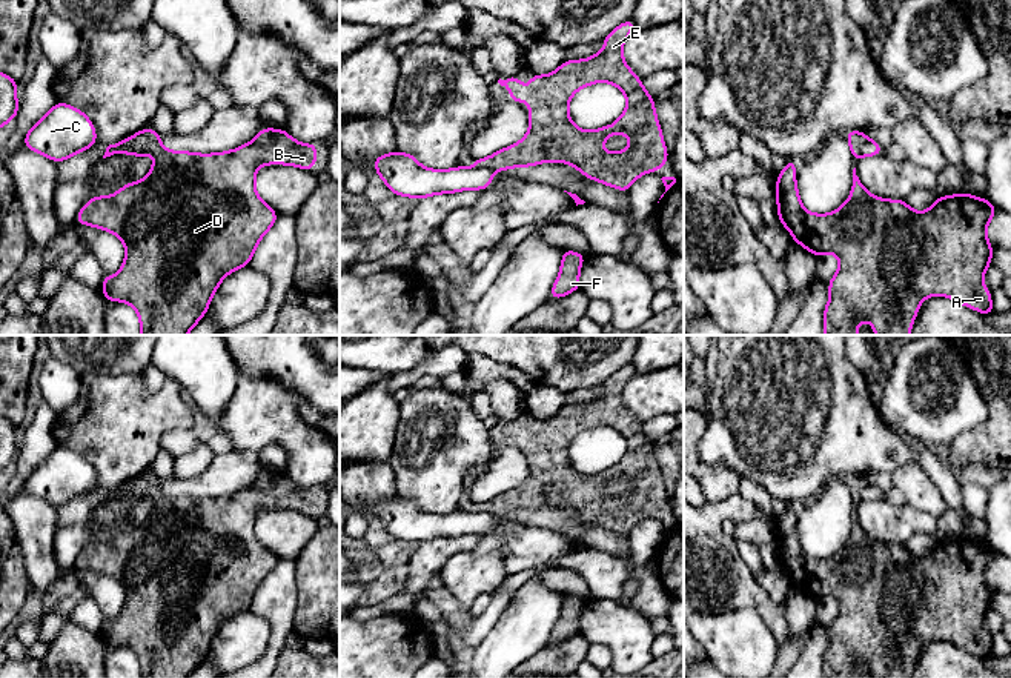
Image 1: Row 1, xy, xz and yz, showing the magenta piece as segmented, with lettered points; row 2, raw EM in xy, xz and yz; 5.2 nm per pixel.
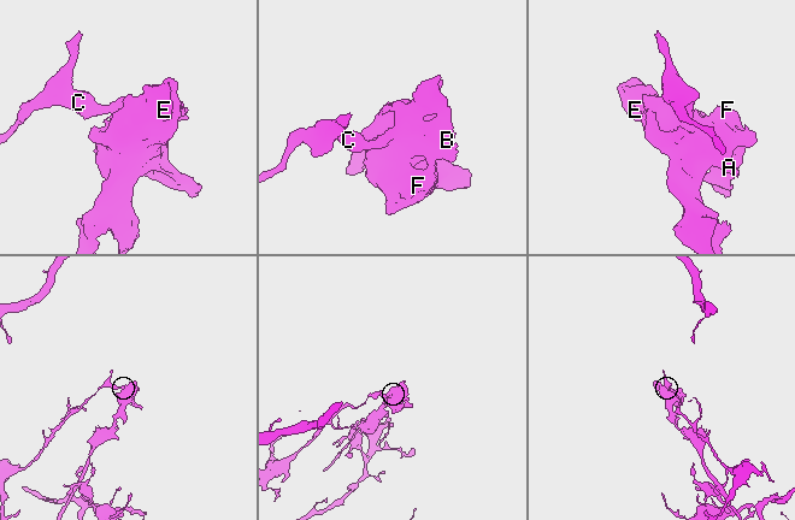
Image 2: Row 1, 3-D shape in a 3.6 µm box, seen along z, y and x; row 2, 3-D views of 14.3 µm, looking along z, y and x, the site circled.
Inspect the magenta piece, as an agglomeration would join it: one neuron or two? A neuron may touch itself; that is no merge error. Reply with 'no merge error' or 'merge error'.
merge error

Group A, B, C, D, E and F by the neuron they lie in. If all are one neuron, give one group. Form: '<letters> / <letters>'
A B D E F / C

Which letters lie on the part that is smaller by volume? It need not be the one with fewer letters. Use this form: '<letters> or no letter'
A, B, D, E, F

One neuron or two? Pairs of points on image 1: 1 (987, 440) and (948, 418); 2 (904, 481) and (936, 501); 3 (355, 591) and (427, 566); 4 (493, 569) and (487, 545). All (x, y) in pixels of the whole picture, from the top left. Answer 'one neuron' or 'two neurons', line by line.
1: two neurons
2: one neuron
3: two neurons
4: two neurons

